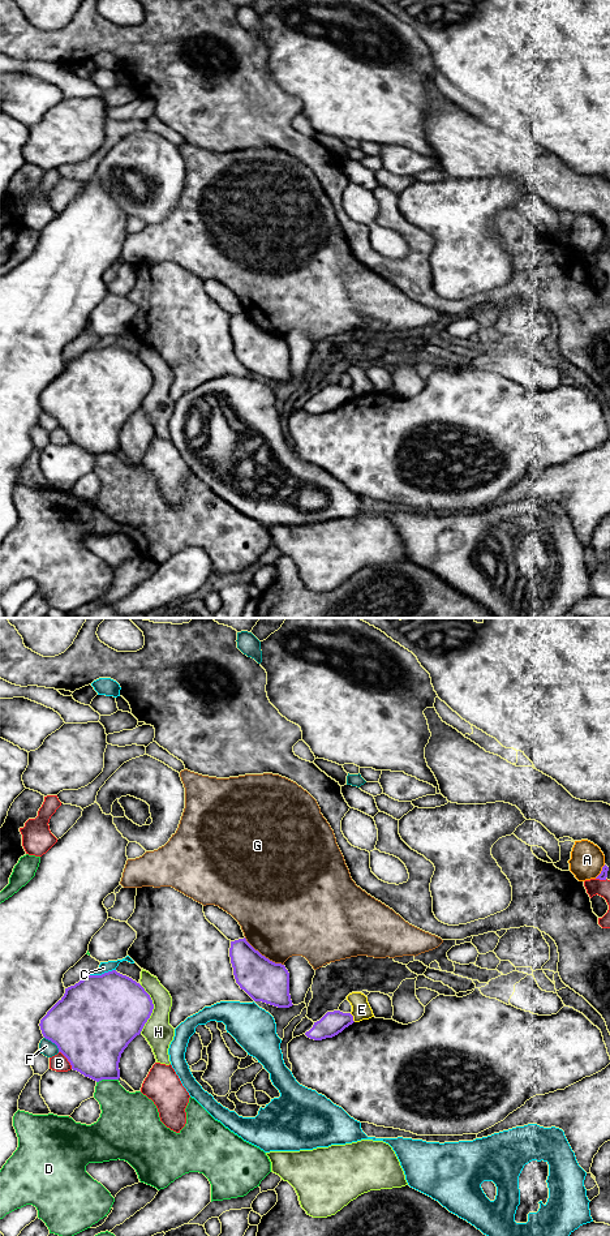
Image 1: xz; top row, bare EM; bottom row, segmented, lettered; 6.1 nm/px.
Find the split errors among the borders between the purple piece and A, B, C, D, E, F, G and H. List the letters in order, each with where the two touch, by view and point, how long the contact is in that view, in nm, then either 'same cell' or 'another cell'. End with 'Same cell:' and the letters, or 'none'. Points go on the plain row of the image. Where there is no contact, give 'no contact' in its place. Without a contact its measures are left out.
A: xz (601, 245) | 110 nm | another cell
B: xz (68, 434) | 140 nm | another cell
C: xz (102, 348) | 170 nm | another cell
D: xz (107, 453) | 140 nm | another cell
E: xz (352, 391) | 70 nm | another cell
F: xz (54, 416) | 130 nm | another cell
G: xz (263, 330) | 300 nm | another cell
H: xz (153, 382) | 300 nm | another cell
Same cell: none

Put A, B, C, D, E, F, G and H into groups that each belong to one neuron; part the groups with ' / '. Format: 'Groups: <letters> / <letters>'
Groups: A / B / C / D / E / F / G / H

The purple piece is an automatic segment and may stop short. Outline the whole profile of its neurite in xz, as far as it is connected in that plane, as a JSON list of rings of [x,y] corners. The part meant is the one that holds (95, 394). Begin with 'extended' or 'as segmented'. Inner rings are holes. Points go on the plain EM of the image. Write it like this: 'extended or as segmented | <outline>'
as segmented | [[[116,344],[102,349],[87,349],[65,362],[64,370],[40,394],[46,413],[55,417],[73,445],[96,456],[119,454],[119,437],[128,419],[141,408],[154,383],[145,362]]]

